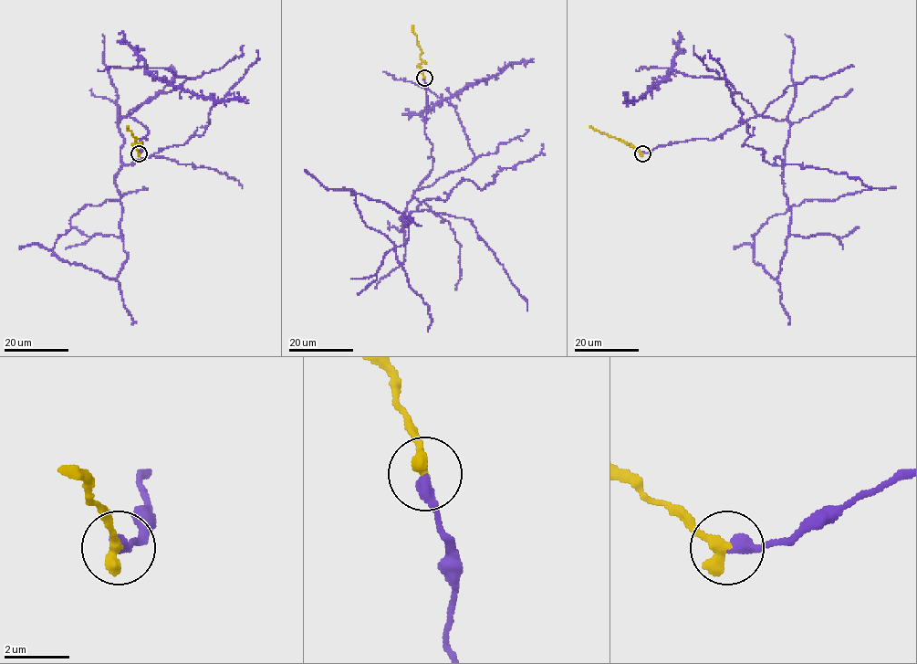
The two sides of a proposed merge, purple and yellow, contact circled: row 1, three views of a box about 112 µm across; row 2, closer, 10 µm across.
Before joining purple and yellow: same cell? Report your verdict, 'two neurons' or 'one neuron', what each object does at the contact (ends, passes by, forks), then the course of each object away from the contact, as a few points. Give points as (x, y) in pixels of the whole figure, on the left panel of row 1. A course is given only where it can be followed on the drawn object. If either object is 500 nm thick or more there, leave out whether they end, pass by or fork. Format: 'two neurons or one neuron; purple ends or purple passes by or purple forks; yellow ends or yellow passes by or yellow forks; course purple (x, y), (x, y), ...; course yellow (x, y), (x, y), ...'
one neuron; purple ends; yellow ends; course purple (139, 153), (148, 129), (118, 119), (128, 258), (115, 279), (53, 251), (87, 205), (142, 187); course yellow (139, 153), (134, 145), (137, 138), (127, 129), (128, 125)

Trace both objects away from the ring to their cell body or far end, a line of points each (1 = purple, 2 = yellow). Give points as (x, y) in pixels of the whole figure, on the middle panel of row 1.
1: (424, 78), (433, 161), (407, 227), (411, 216), (338, 190), (394, 245), (427, 331)
2: (424, 78), (420, 65), (422, 53), (412, 25)

